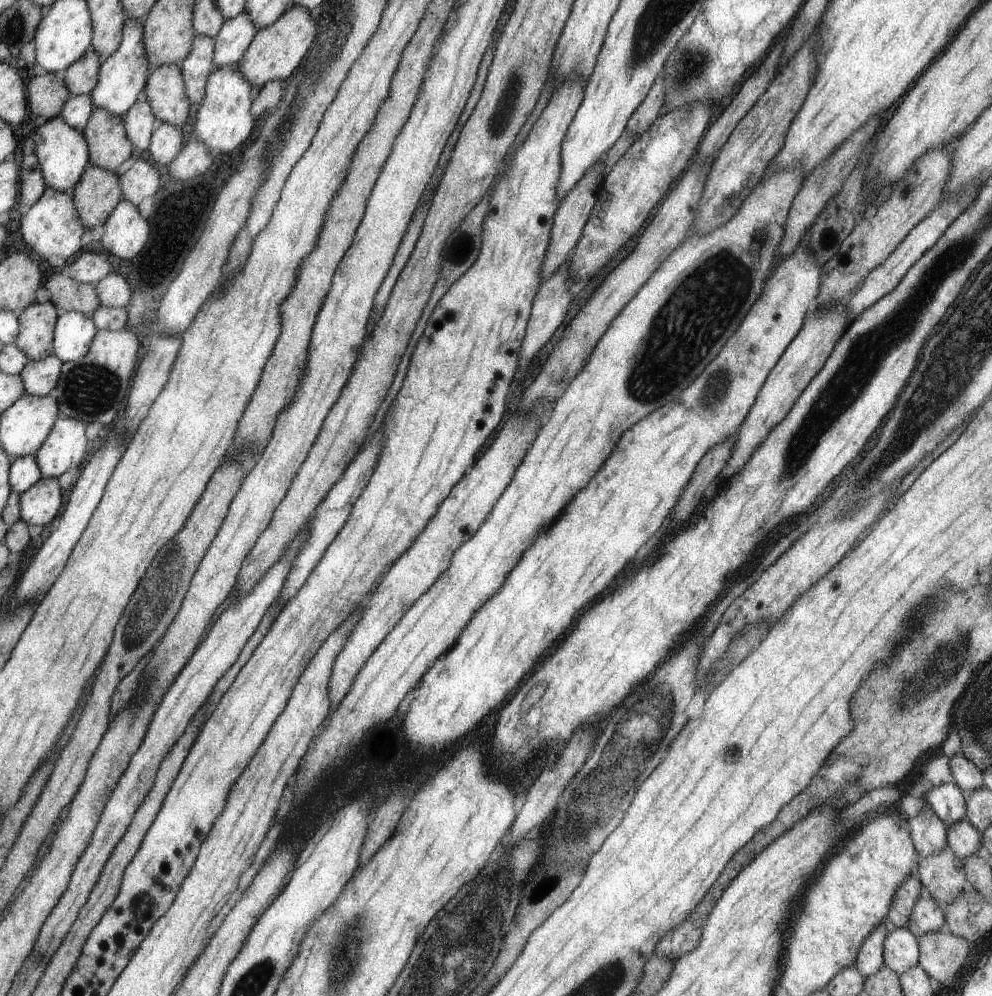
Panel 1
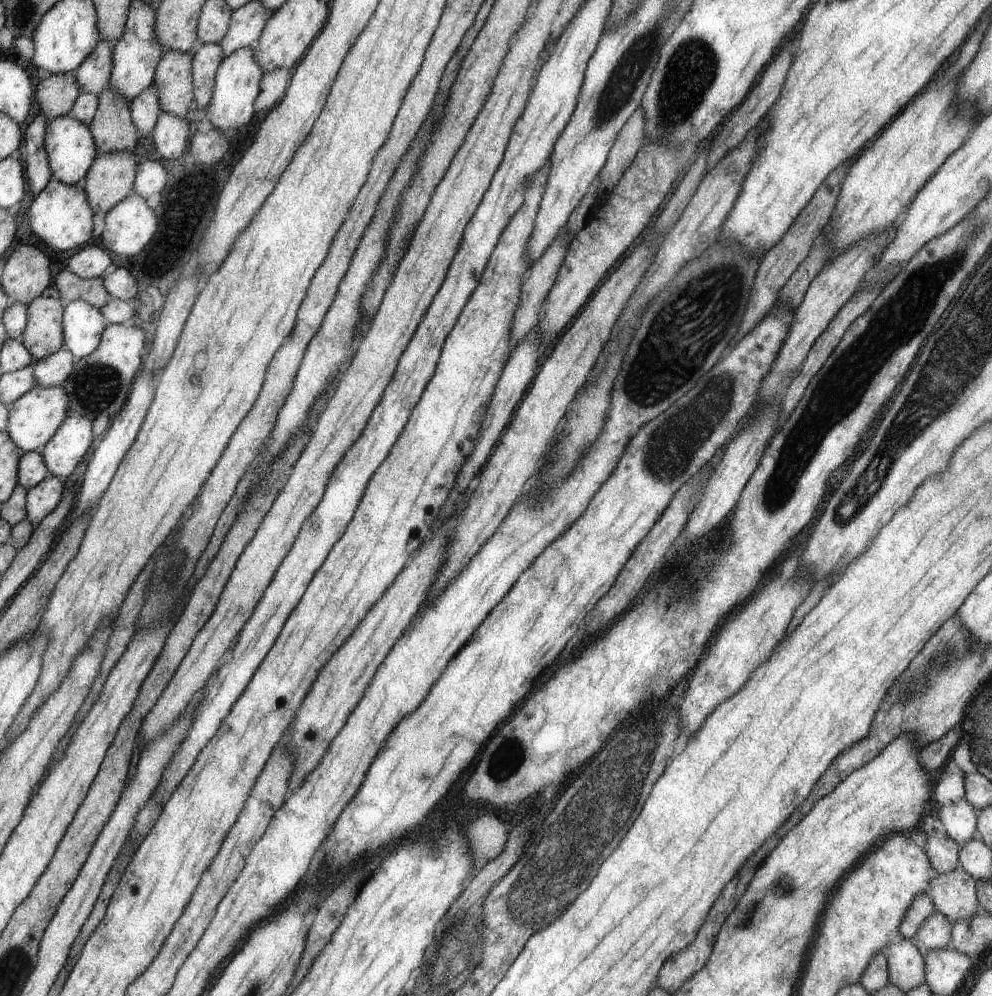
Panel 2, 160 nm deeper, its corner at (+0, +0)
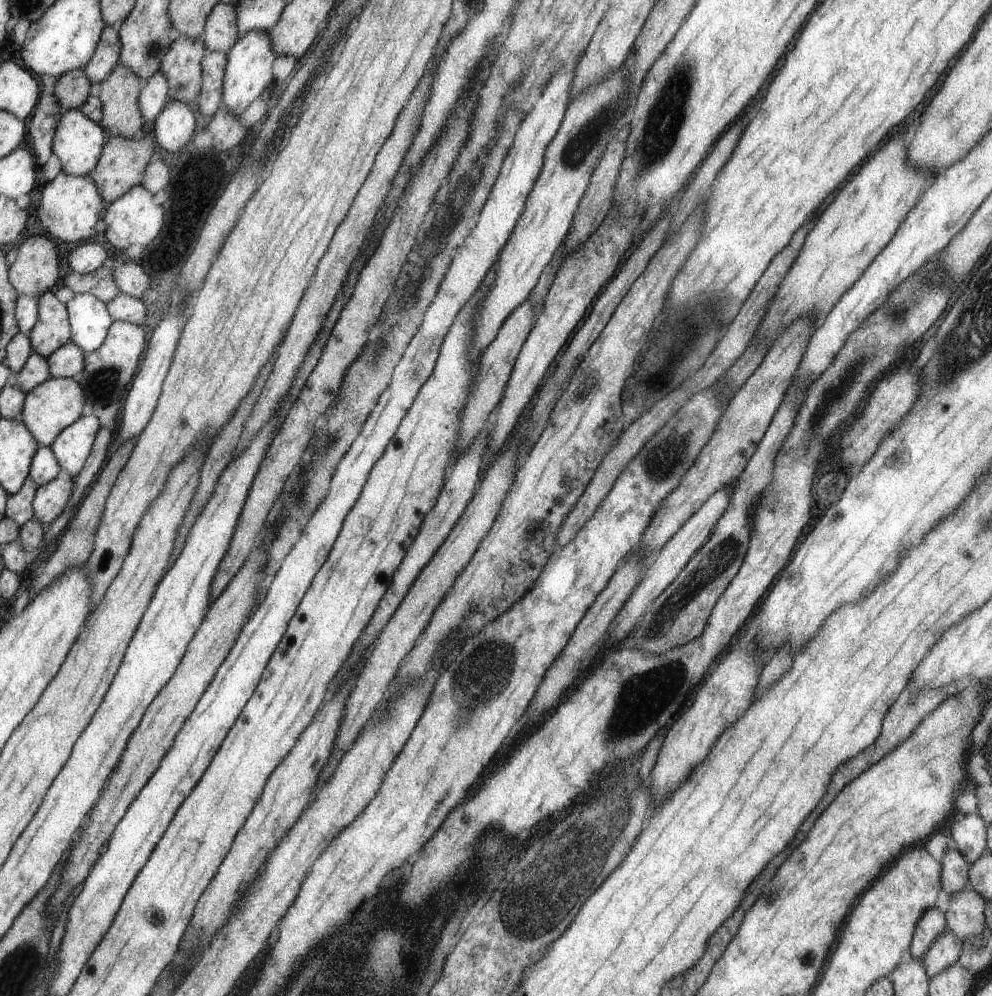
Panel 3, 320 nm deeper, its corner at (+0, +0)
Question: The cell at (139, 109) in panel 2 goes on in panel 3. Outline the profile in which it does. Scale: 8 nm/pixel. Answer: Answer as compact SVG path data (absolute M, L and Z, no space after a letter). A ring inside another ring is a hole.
M162 70L146 79L146 86L142 88L139 97L139 107L146 120L154 121L170 100L169 84Z

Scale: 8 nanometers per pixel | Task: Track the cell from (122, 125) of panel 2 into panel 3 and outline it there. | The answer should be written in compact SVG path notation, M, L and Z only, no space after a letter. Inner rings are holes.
M118 64L96 88L102 106L103 117L99 122L108 128L112 137L125 136L131 139L144 126L139 97L141 96L142 77L130 67Z

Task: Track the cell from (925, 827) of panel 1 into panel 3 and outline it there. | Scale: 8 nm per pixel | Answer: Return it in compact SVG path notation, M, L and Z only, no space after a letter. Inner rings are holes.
M956 849L948 850L941 865L941 885L948 896L954 897L967 888L971 866Z

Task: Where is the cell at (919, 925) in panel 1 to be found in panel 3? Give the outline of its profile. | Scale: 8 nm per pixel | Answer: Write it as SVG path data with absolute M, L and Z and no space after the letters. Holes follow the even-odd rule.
M950 932L942 933L922 958L923 967L925 968L926 974L930 979L936 975L939 975L944 969L958 963L962 953L963 941L956 938L956 936Z

